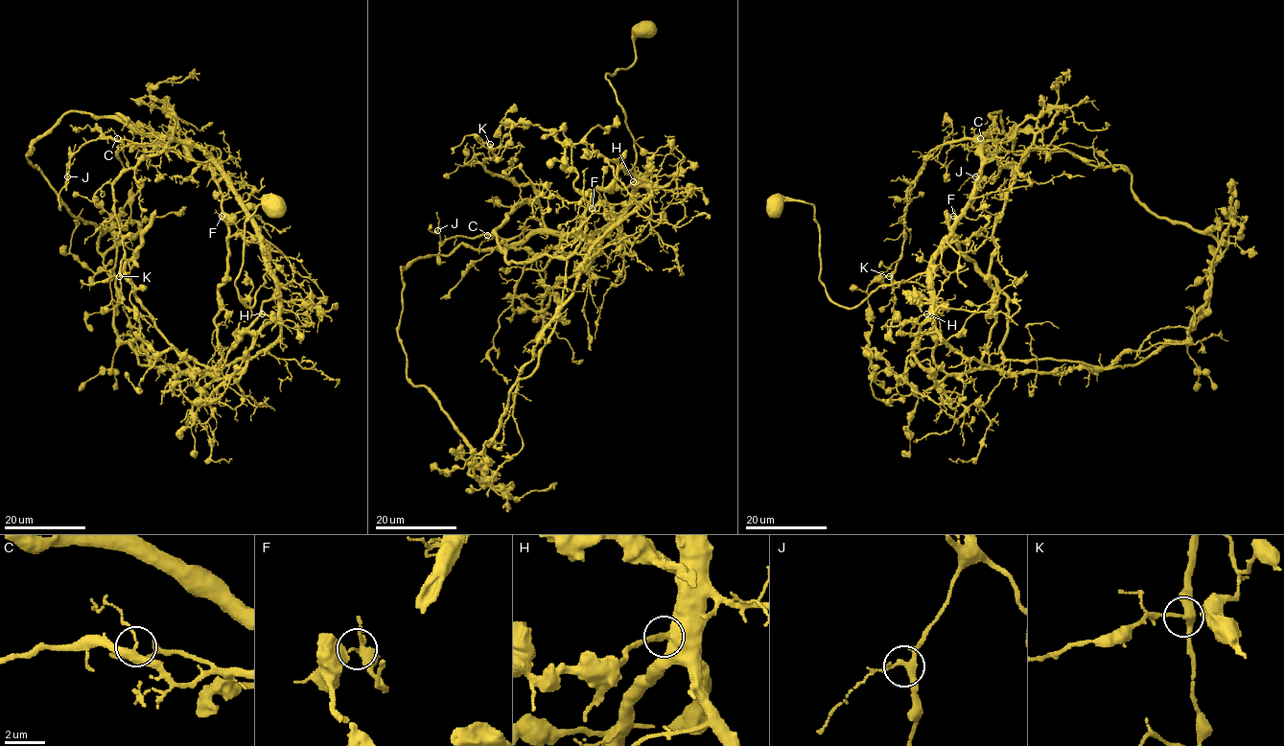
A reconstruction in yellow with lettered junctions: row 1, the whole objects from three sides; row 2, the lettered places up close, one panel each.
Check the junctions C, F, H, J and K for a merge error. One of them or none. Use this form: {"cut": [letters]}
{"cut": ["F"]}

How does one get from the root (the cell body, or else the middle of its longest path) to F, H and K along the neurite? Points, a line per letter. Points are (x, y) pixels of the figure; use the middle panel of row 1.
F: (639, 32), (634, 39), (635, 62), (605, 75), (632, 134), (637, 189), (629, 204), (597, 202), (593, 207)
H: (639, 32), (635, 62), (605, 75), (632, 134), (637, 179), (651, 183), (641, 180), (633, 187), (633, 181)
K: (639, 32), (635, 62), (605, 75), (637, 185), (600, 232), (550, 231), (530, 184), (485, 168), (490, 144)

